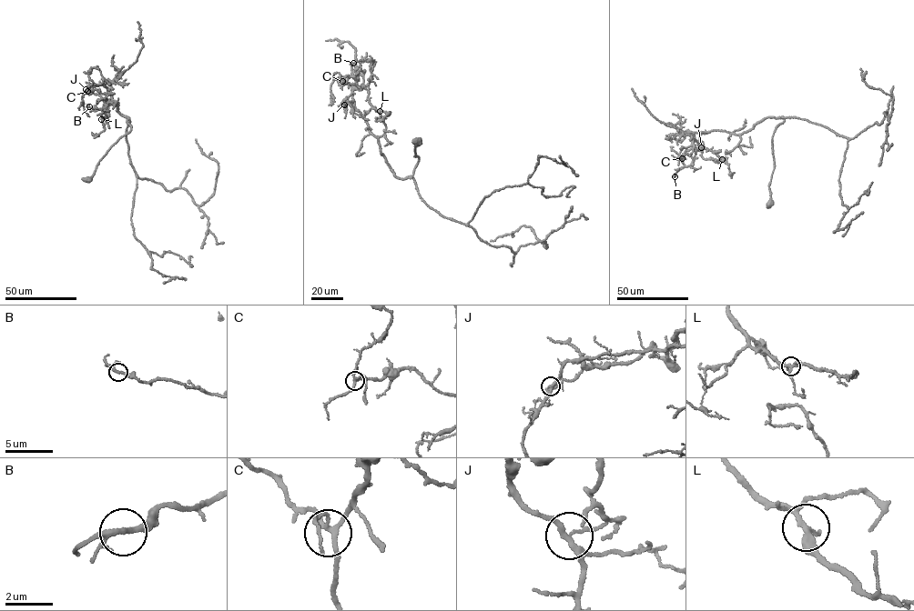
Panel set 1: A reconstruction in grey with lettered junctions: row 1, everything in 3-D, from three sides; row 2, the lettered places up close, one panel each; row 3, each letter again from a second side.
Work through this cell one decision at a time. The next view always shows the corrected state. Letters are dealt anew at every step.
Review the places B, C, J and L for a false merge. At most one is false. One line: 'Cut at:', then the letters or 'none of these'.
Cut at: J

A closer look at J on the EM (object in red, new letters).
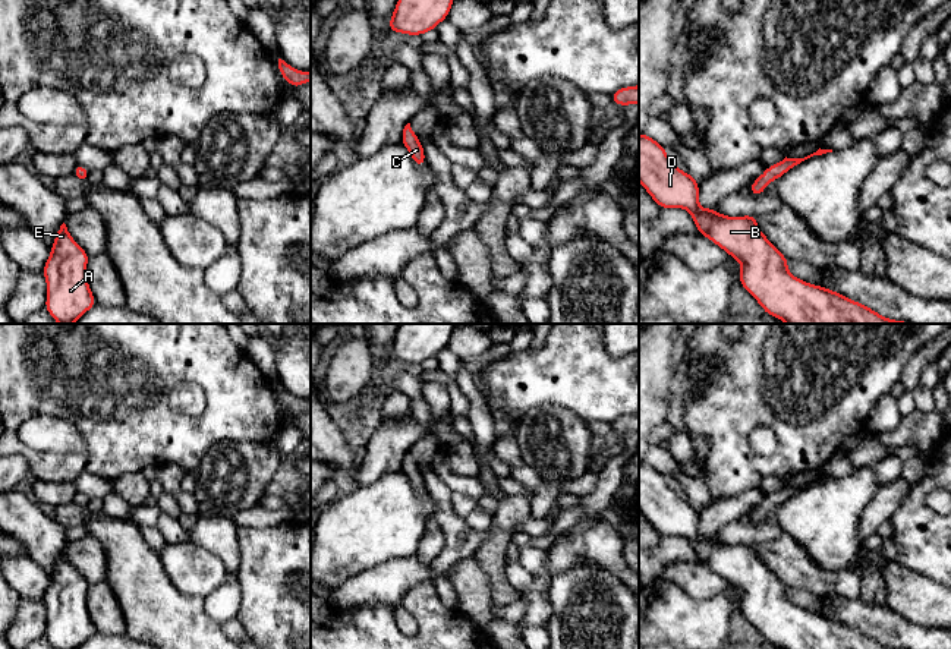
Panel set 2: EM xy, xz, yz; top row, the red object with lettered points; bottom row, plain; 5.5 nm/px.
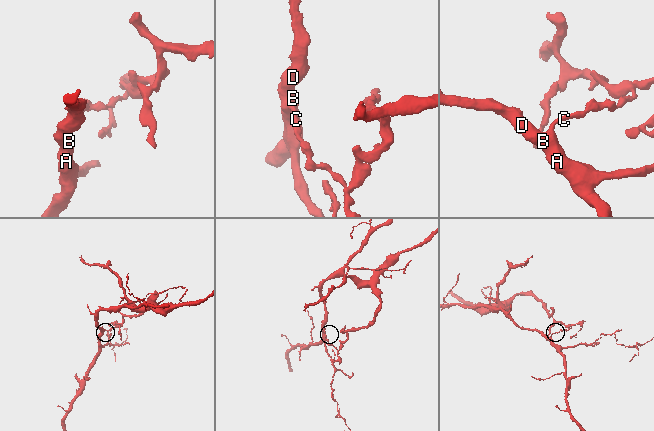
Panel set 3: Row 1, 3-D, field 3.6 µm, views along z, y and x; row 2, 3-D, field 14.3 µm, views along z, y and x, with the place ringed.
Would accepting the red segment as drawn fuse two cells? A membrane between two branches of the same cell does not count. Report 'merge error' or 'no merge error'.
merge error

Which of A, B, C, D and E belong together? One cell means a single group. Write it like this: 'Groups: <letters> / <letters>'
Groups: A B D E / C

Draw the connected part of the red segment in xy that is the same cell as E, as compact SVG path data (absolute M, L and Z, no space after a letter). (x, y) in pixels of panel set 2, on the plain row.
M63 551L42 598L47 609L44 636L56 649L76 649L97 633L86 605L88 587Z

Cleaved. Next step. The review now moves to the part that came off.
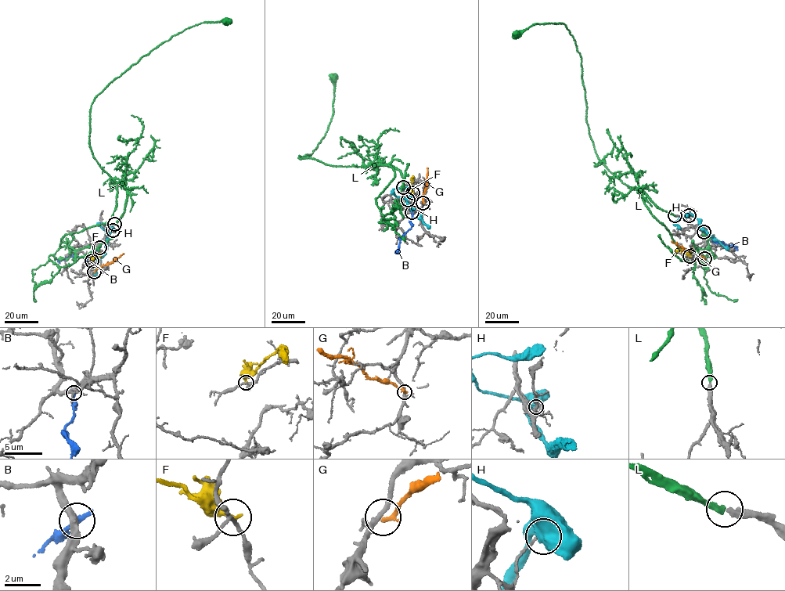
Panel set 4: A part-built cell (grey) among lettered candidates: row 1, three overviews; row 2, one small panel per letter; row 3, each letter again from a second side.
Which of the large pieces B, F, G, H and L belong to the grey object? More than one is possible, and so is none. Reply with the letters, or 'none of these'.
L

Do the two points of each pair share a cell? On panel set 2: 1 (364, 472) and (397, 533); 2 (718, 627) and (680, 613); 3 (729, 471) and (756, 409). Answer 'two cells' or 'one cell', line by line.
1: two cells
2: one cell
3: one cell

